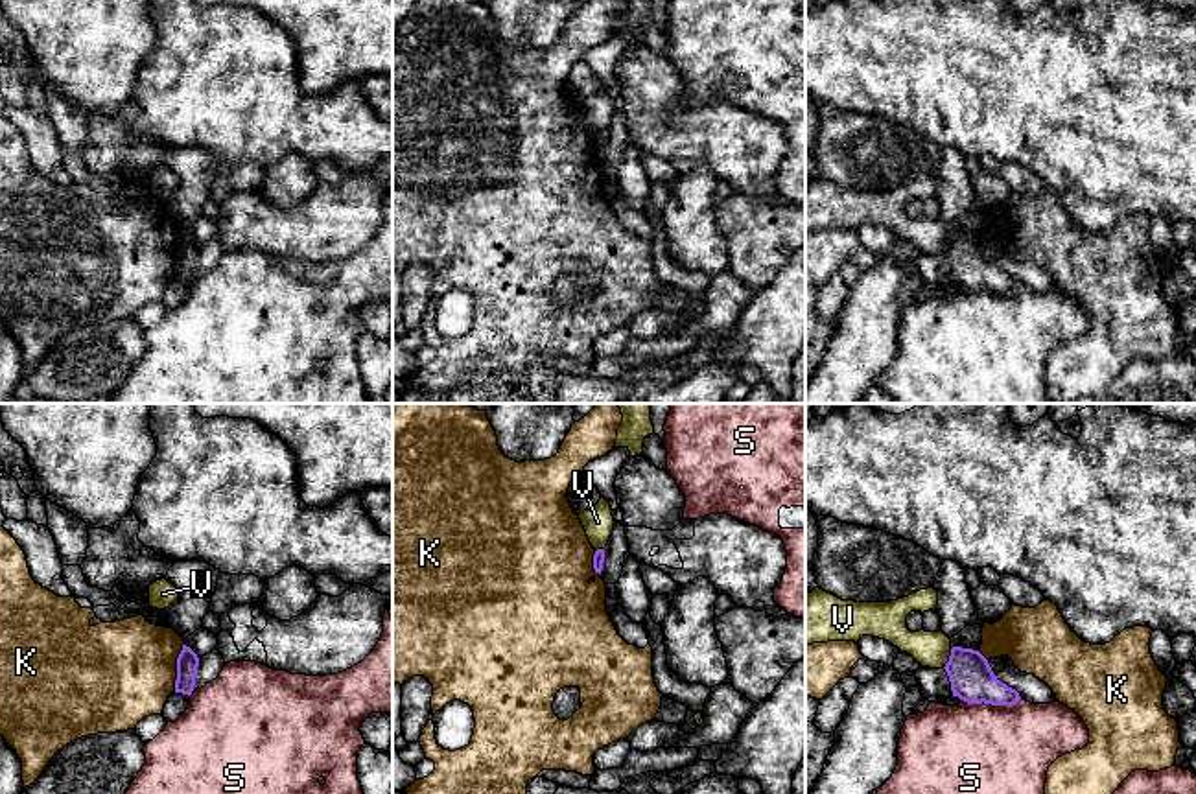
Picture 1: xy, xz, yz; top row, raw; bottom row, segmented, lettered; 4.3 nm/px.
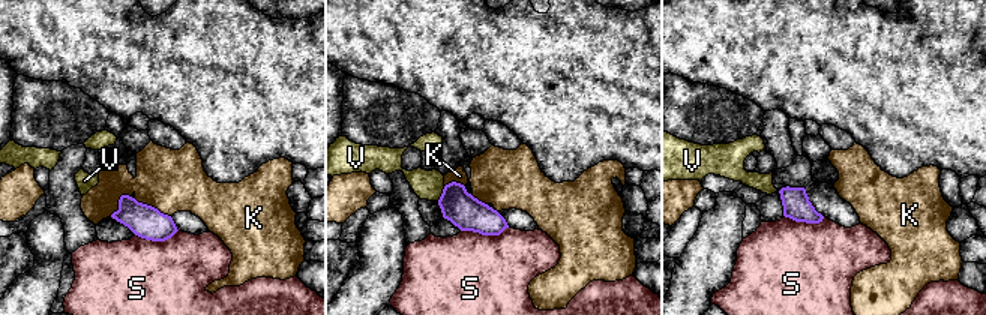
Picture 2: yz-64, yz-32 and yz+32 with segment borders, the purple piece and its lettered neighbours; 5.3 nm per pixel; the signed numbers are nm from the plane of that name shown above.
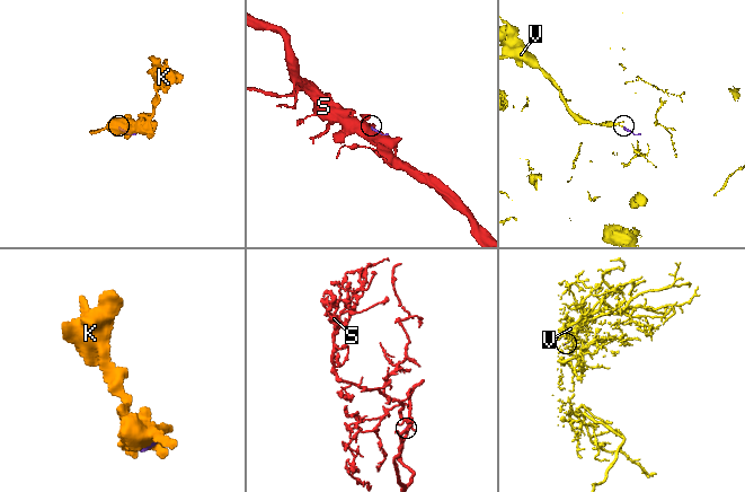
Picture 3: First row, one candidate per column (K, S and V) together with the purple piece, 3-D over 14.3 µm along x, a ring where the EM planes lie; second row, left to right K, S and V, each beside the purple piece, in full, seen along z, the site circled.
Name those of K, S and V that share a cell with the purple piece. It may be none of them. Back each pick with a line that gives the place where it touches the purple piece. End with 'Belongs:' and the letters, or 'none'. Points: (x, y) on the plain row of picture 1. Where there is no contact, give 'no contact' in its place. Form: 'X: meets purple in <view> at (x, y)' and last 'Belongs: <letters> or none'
Belongs: none

